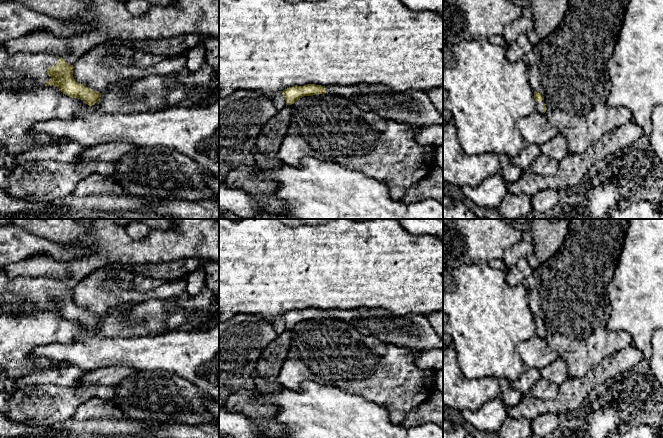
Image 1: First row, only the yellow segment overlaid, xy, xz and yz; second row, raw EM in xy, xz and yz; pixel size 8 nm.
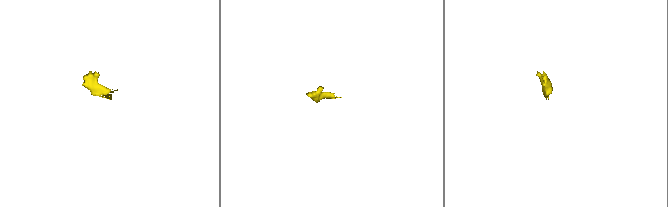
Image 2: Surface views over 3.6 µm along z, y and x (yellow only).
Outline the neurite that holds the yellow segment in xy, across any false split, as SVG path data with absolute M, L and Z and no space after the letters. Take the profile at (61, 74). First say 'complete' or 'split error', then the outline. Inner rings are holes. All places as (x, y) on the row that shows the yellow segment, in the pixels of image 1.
split error | M0 43L0 80L18 81L32 76L41 86L54 85L63 94L83 100L92 110L103 113L130 114L155 113L168 108L167 94L176 86L177 77L171 75L148 75L134 81L127 89L112 87L102 93L87 88L75 81L73 65L67 64L63 58L47 53L16 53L10 54L3 43Z

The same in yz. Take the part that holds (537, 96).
split error | M534 92L534 99L536 101L535 111L540 114L545 114L546 104L544 102L544 96L541 93Z

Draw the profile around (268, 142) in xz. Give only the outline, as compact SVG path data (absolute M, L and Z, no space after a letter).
M286 105L264 124L259 135L255 138L259 153L271 159L277 156L289 128L291 115L292 106Z

